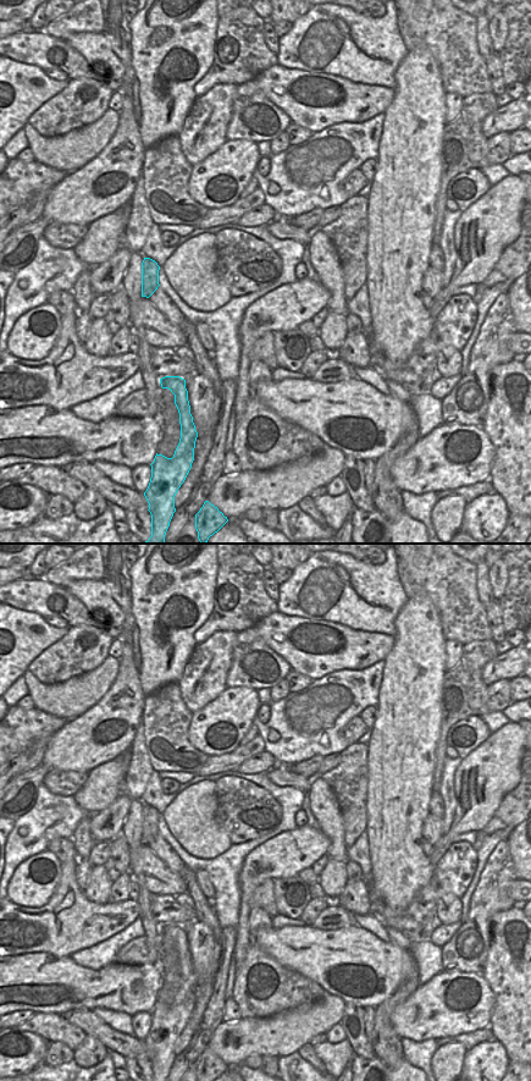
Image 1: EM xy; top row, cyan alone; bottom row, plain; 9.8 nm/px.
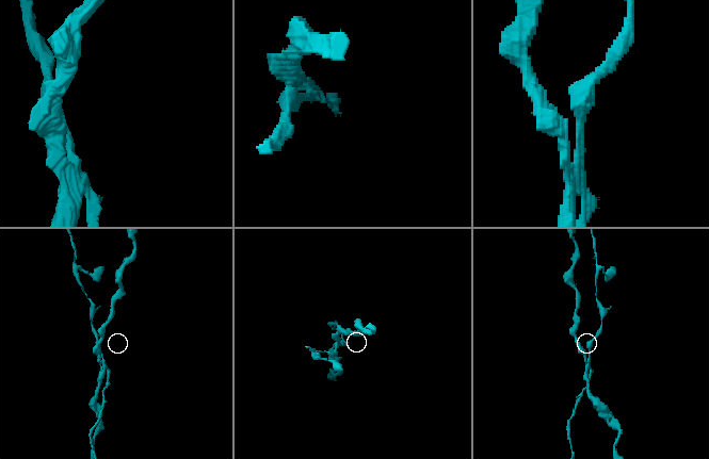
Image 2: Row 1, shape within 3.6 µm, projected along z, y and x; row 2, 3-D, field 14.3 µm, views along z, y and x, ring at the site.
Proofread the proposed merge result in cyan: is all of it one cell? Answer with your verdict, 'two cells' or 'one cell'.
two cells

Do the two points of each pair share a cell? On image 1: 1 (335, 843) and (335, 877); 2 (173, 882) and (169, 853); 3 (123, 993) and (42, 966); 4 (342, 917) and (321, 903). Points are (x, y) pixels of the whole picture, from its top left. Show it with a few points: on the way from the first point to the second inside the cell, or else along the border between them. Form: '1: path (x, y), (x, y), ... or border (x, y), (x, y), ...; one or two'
1: border (330, 858), (344, 862); two
2: border (150, 849), (183, 880); two
3: path (103, 988), (77, 988), (62, 985); one
4: border (336, 903), (328, 904), (311, 925); two

